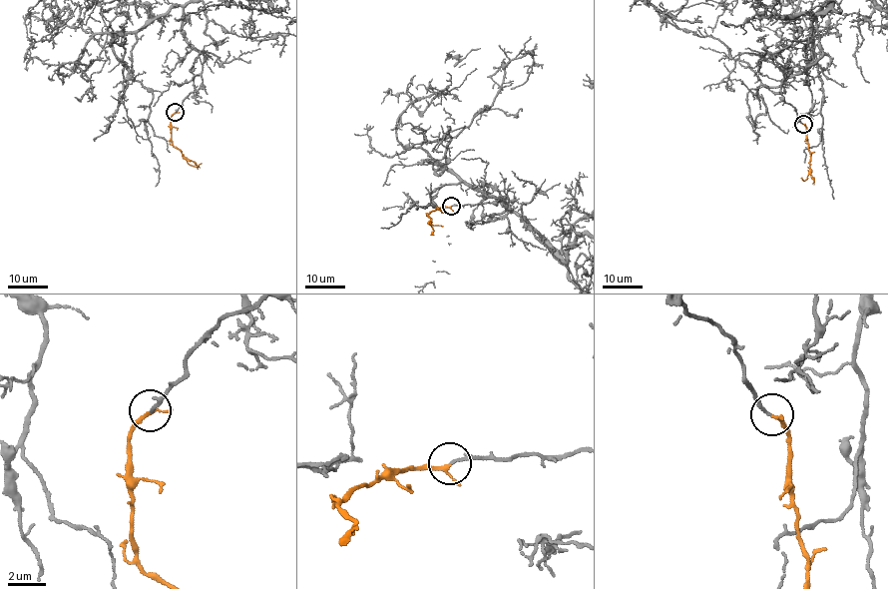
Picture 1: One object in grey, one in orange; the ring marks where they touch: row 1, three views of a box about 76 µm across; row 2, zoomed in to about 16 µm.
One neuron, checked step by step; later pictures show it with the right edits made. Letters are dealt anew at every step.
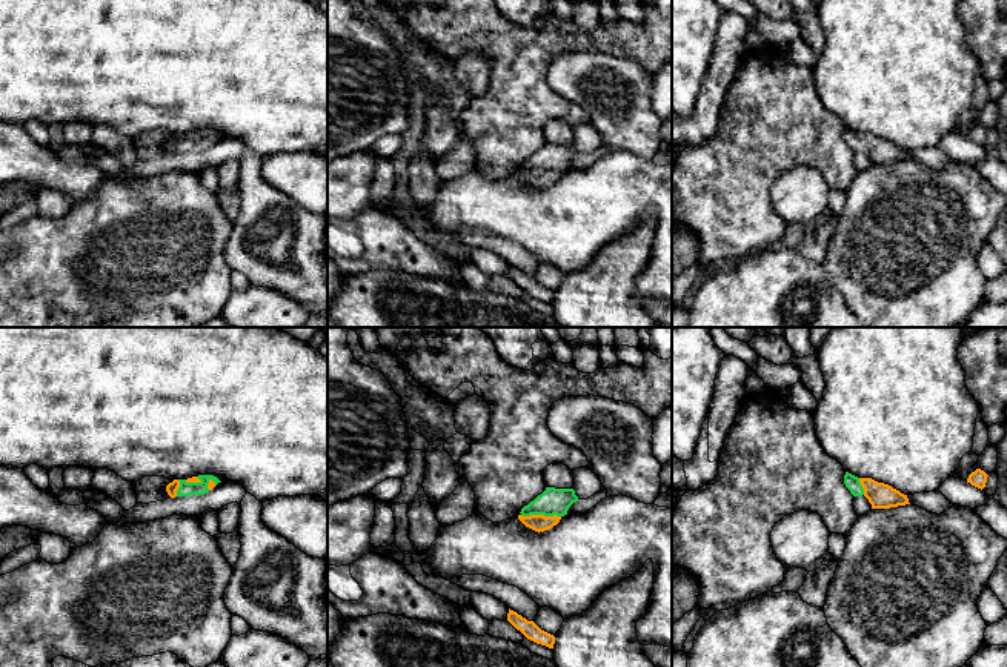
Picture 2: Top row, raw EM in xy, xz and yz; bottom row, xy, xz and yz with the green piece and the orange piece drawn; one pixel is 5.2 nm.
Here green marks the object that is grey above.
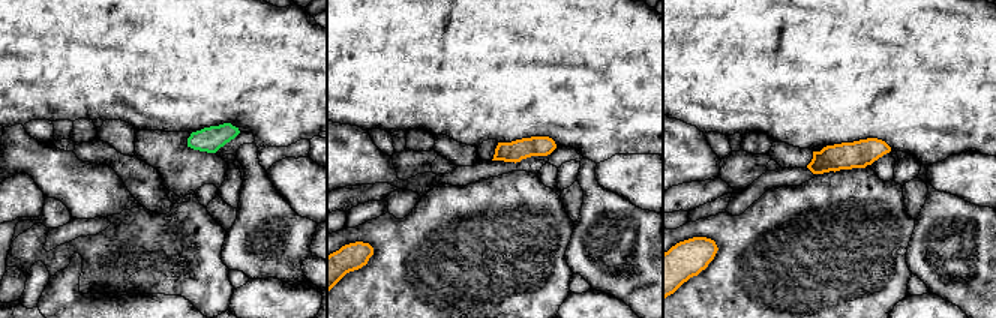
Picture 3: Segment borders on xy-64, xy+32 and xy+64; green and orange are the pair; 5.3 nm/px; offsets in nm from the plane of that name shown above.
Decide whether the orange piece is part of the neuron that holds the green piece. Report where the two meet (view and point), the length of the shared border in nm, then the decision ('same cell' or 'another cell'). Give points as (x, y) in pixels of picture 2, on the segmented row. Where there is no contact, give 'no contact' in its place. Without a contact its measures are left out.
meets green in xz at (541, 514); contact 200 nm long; same cell

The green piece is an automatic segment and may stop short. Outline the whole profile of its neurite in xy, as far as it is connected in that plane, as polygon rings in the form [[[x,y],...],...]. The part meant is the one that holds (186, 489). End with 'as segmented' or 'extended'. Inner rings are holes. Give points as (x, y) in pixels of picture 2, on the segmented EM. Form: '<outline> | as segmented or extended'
[[[198,475],[188,480],[174,480],[166,486],[166,492],[171,498],[204,495],[221,483],[214,475]]] | extended

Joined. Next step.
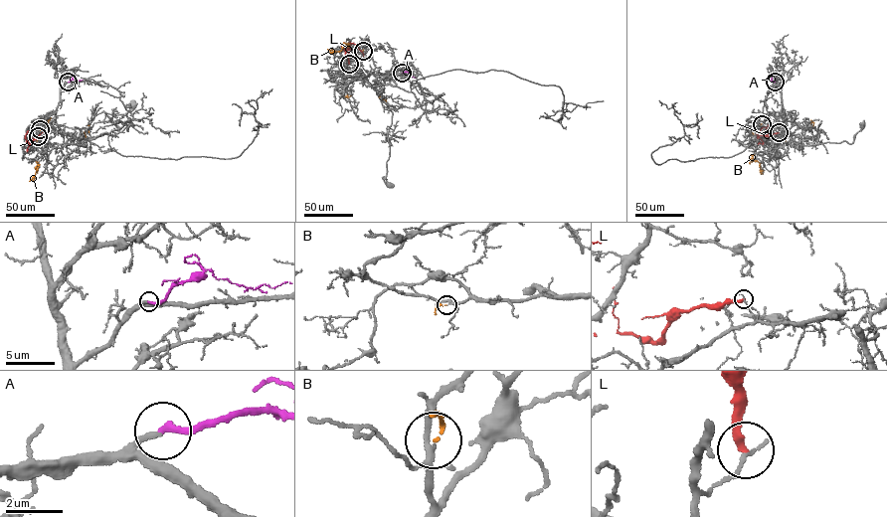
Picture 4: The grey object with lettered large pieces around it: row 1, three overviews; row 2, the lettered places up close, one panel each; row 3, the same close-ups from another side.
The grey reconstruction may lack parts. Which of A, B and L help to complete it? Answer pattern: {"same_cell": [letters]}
{"same_cell": ["A"]}

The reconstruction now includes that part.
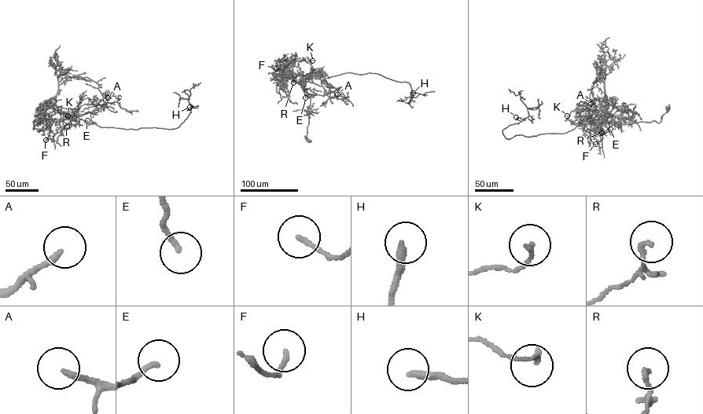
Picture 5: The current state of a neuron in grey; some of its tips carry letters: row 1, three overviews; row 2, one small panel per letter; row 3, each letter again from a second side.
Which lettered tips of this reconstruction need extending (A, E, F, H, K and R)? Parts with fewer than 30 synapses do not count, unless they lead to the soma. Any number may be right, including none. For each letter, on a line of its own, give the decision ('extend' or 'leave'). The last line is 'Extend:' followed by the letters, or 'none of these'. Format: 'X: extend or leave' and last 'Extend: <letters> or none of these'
A: extend
E: leave
F: leave
H: extend
K: leave
R: leave
Extend: A, H

